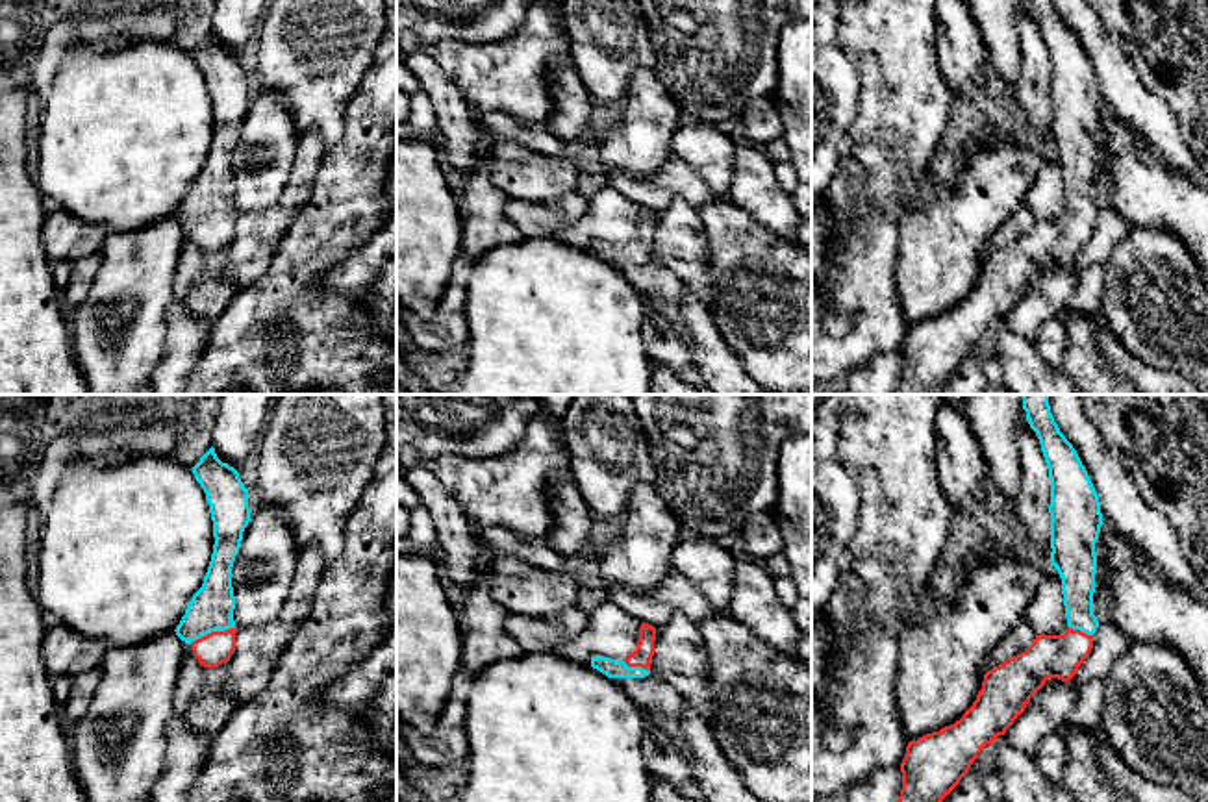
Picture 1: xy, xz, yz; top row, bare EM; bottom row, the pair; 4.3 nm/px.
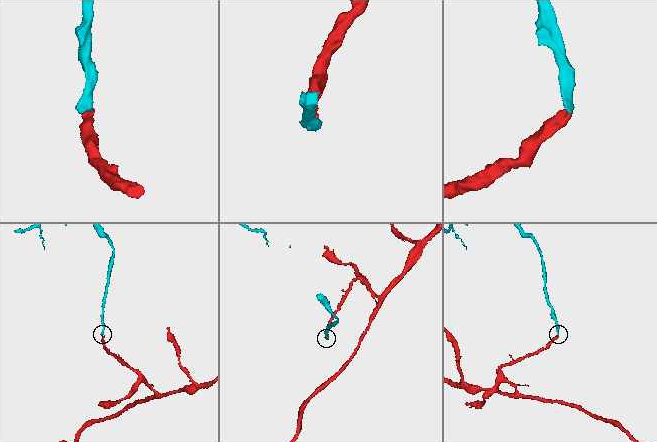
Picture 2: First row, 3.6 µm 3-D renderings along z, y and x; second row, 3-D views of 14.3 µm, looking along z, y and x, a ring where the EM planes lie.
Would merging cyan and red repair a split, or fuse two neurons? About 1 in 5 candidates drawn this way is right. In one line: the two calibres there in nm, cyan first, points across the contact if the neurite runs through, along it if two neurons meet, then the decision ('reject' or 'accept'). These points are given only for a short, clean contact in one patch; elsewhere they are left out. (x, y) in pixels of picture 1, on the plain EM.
190 nm thick on the cyan side, 140 nm on the other; runs through xy (212, 191), (212, 215), (212, 225), (217, 232); accept

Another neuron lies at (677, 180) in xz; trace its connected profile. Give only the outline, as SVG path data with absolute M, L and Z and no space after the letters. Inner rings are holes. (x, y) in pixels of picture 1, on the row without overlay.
M671 157L663 169L650 176L632 176L621 170L606 170L606 174L611 187L654 213L663 211L676 198L695 207L715 202L708 183L693 167L676 157Z

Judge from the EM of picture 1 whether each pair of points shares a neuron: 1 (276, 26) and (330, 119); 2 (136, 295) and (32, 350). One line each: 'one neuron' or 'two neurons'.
1: one neuron
2: two neurons

